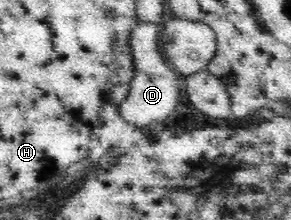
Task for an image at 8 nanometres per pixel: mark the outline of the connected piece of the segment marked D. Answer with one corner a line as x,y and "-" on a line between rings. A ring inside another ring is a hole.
140,20
130,37
130,47
134,53
134,79
128,89
126,101
120,105
120,113
128,123
138,127
150,125
154,121
164,121
168,115
174,113
180,97
180,81
160,54
159,34
154,22
144,23

